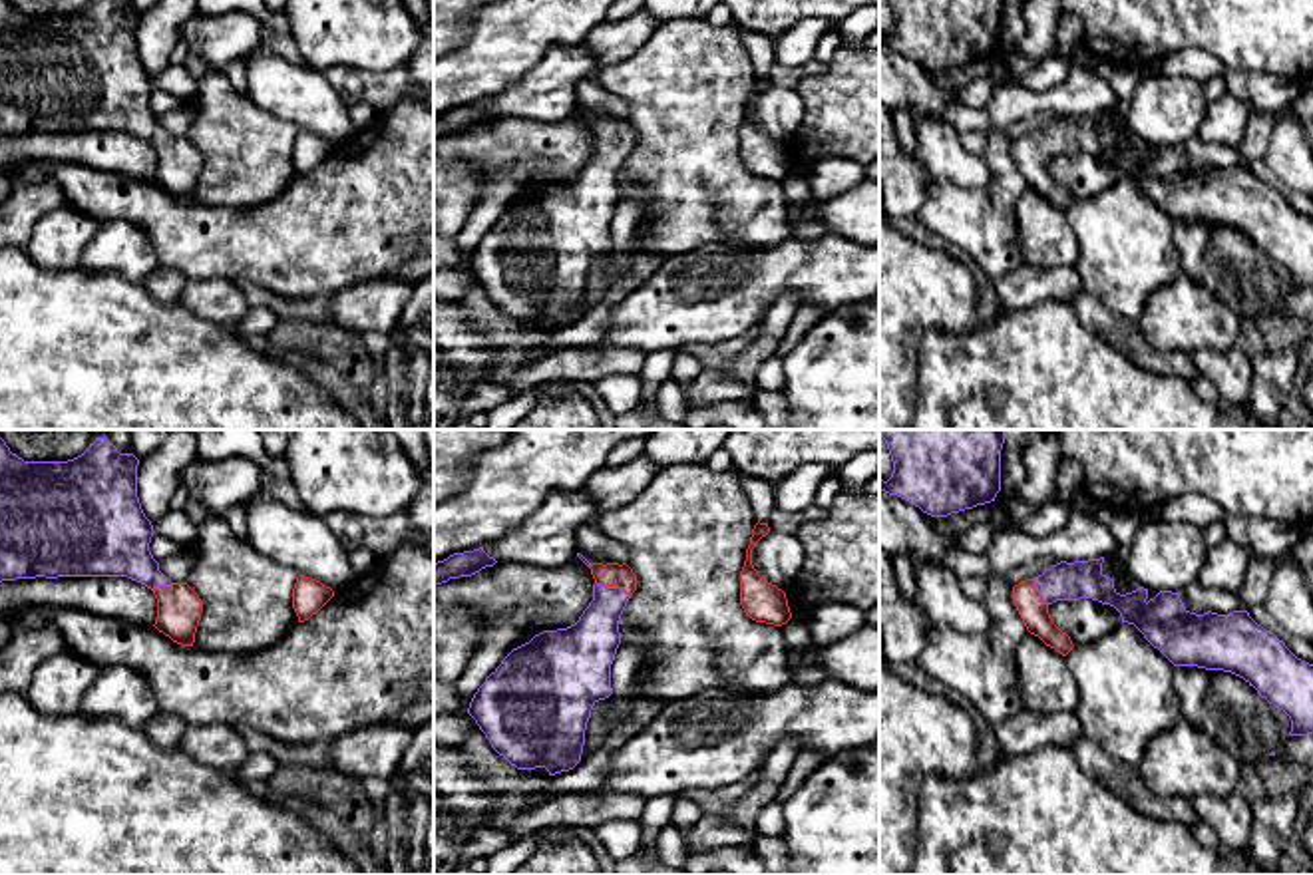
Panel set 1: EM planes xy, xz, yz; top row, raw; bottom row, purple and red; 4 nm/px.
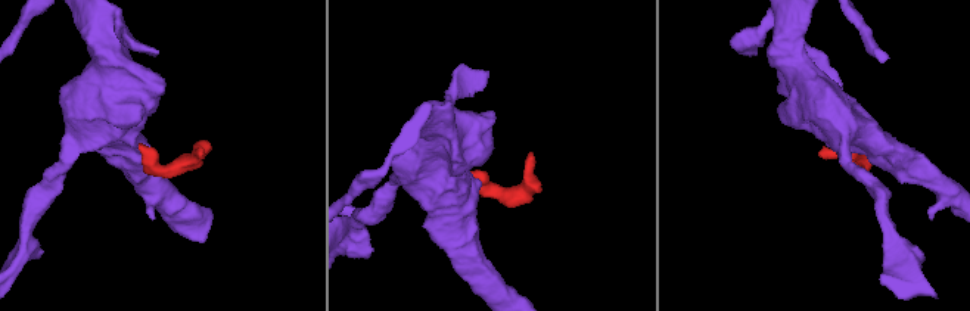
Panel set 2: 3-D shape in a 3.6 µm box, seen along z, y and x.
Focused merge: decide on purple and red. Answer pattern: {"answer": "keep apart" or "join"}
{"answer": "join"}

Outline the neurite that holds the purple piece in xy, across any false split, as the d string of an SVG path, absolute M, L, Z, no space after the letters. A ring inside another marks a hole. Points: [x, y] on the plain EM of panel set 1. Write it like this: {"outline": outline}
{"outline": "M0 0L0 137L58 131L127 131L153 145L155 183L181 201L193 201L203 155L187 137L171 137L149 105L153 80L137 52L133 8L90 0L68 16L24 16Z"}

